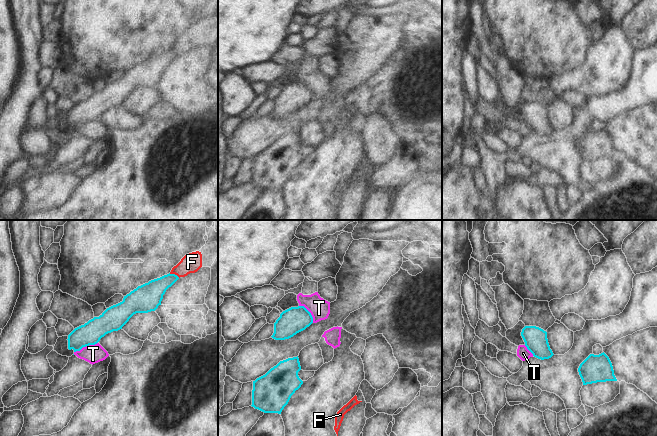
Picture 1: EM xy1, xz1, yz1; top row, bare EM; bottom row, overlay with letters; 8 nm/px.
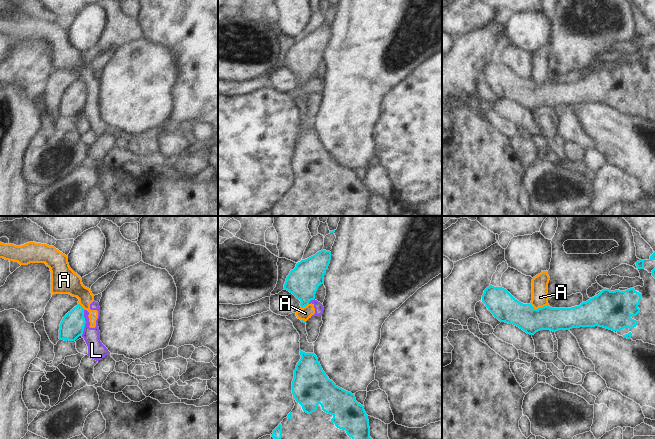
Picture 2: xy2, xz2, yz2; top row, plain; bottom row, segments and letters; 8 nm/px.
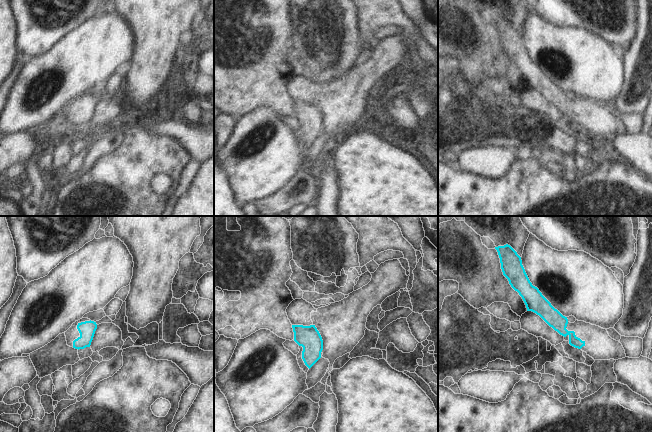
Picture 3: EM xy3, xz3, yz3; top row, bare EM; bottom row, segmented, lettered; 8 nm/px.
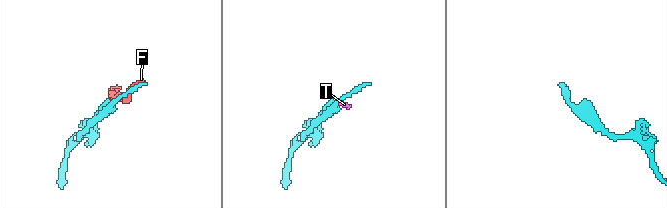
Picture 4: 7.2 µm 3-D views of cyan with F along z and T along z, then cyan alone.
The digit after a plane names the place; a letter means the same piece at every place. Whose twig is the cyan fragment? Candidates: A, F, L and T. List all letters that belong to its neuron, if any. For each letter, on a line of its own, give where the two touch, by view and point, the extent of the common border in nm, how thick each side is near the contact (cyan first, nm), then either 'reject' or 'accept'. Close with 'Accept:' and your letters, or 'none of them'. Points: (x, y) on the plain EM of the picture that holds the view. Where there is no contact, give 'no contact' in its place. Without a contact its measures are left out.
A: yz2 (539, 84) | 150 nm | 200/130 nm | reject
F: xy1 (174, 50) | 90 nm | 200/160 nm | reject
L: xy2 (85, 98) | 200 nm | 190/140 nm | reject
T: xy1 (85, 122) | 200 nm | 180/150 nm | reject
Accept: none of them

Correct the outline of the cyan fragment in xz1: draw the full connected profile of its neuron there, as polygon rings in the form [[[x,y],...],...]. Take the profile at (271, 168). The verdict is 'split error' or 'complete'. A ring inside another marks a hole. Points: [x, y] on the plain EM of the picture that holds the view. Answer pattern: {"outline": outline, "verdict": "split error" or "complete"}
{"outline": [[[298,132],[280,137],[276,142],[271,144],[265,151],[253,157],[251,182],[264,189],[281,190],[284,183],[288,180],[291,172],[303,160],[303,157],[298,152],[298,148],[300,146],[301,142]]], "verdict": "complete"}

